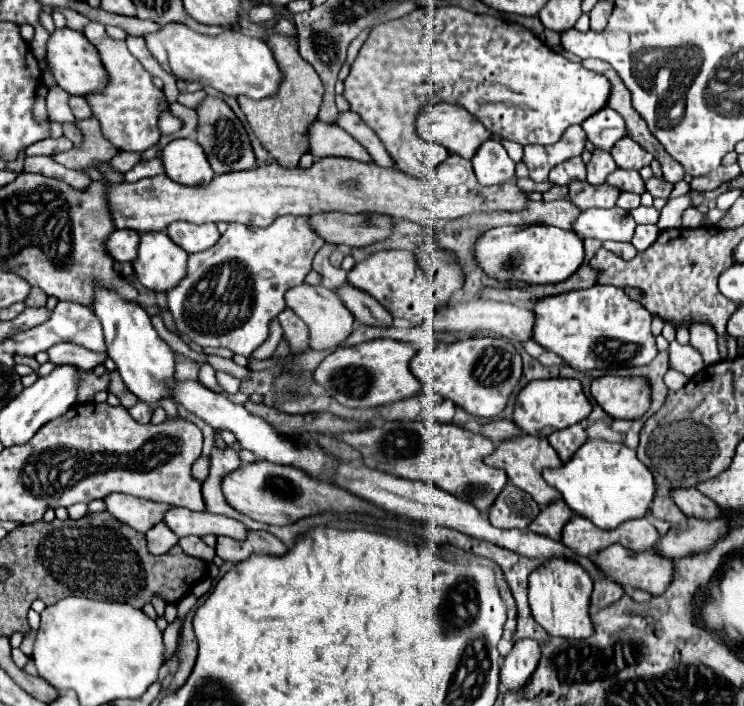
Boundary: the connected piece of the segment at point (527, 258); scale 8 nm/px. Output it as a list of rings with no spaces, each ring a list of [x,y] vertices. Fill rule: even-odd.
[[[500,226],[484,232],[476,246],[478,266],[492,278],[502,282],[526,282],[526,284],[556,284],[570,278],[584,262],[584,244],[572,230],[554,226]]]

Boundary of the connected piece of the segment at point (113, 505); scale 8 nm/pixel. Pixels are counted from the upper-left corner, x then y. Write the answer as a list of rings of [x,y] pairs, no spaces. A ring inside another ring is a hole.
[[[108,494],[104,498],[106,510],[112,512],[112,516],[128,526],[132,526],[136,532],[148,532],[156,522],[162,520],[162,514],[168,510],[168,504],[128,496],[128,494]]]

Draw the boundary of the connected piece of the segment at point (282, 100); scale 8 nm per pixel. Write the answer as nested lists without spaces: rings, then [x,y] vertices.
[[[268,34],[266,44],[270,46],[270,50],[280,66],[280,72],[282,72],[280,88],[276,94],[262,98],[262,100],[238,96],[238,104],[240,104],[242,112],[246,114],[250,128],[254,130],[258,140],[264,144],[264,148],[270,152],[272,160],[276,160],[278,164],[282,164],[286,168],[296,168],[300,156],[304,152],[308,152],[308,126],[316,120],[316,114],[318,114],[318,108],[322,102],[322,94],[324,94],[324,86],[322,86],[316,70],[312,70],[312,66],[308,66],[308,62],[304,62],[300,58],[298,50],[296,50],[296,36]]]

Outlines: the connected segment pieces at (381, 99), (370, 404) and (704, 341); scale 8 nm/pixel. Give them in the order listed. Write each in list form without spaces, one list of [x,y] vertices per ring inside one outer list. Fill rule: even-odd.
[[[444,6],[436,10],[436,16],[428,16],[426,10],[418,8],[416,12],[386,20],[374,26],[362,44],[354,64],[350,66],[350,74],[344,80],[344,98],[350,102],[350,110],[356,112],[378,136],[394,164],[410,176],[428,178],[440,162],[448,158],[448,152],[440,144],[424,142],[420,134],[416,134],[416,118],[420,110],[428,106],[428,102],[448,102],[460,104],[468,108],[468,112],[480,118],[484,126],[492,134],[500,134],[500,138],[526,144],[554,144],[560,140],[560,134],[572,126],[582,124],[588,116],[606,106],[610,94],[610,82],[582,64],[570,62],[558,52],[550,50],[546,44],[538,40],[528,28],[514,22],[504,22],[496,16],[474,14],[462,10],[460,6]],[[490,102],[502,102],[512,106],[489,107]]]
[[[392,338],[368,340],[350,348],[338,348],[326,356],[314,370],[314,382],[342,406],[348,408],[376,408],[390,406],[406,400],[422,390],[420,380],[410,372],[410,360],[416,356],[416,348]]]
[[[708,324],[690,326],[690,344],[700,350],[706,364],[714,364],[714,362],[722,360],[720,352],[718,352],[716,330],[712,330],[712,326],[708,326]]]

